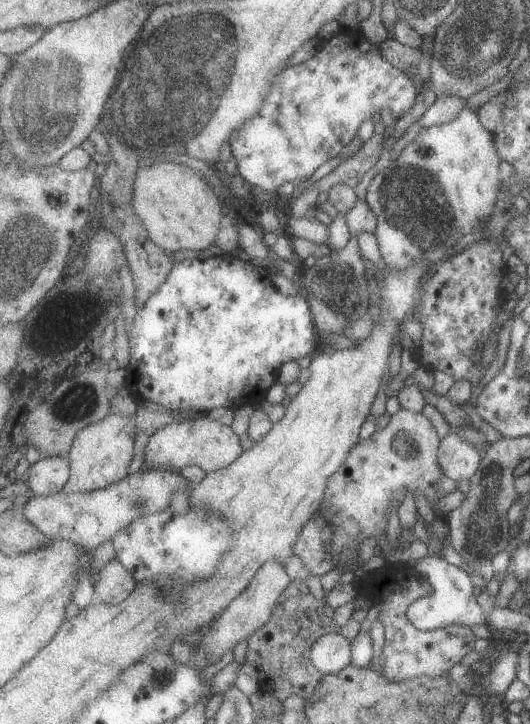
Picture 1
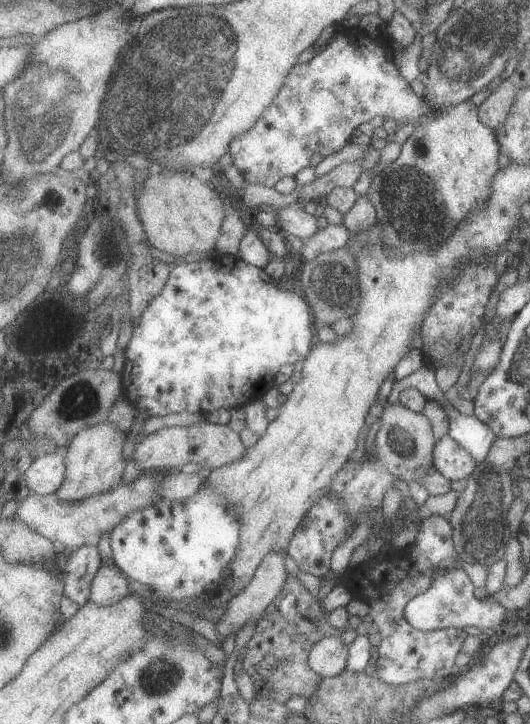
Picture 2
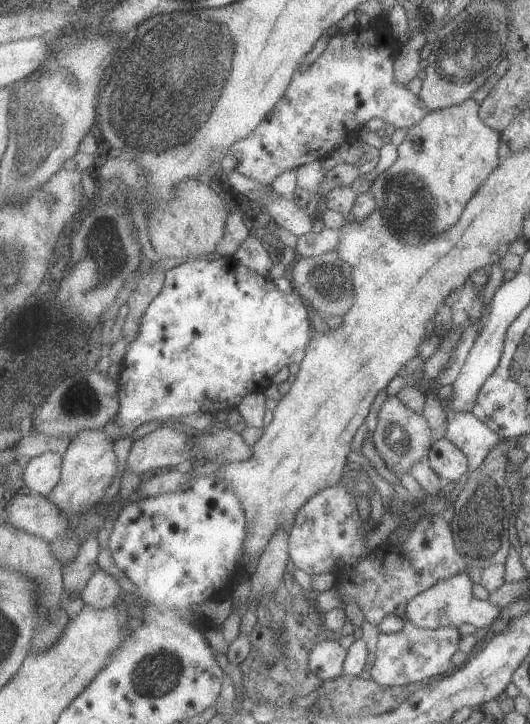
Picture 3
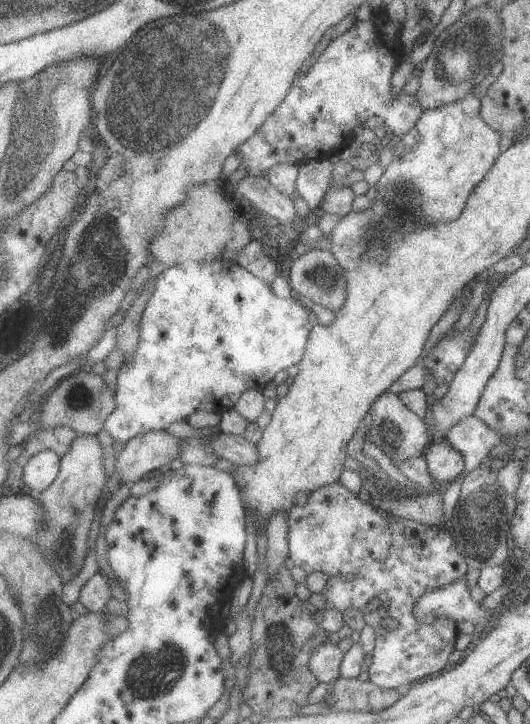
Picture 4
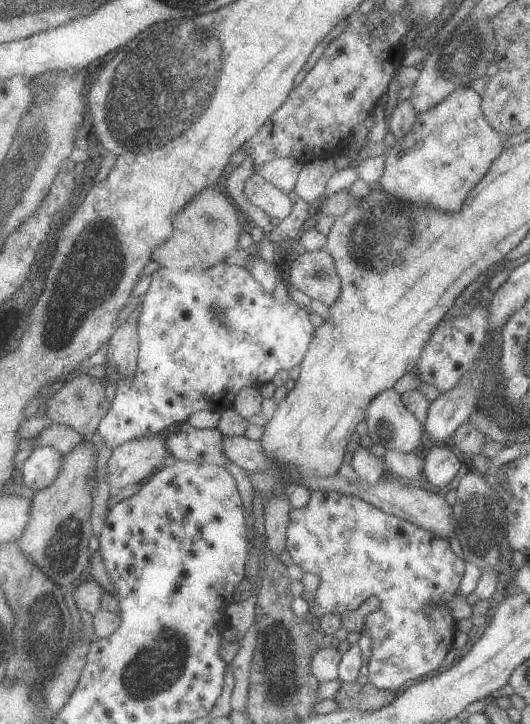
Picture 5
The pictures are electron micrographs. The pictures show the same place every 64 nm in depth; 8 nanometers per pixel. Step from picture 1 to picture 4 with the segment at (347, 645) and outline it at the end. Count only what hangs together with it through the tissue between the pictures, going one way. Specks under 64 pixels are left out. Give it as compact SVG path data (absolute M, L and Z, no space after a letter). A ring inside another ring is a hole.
M321 643L311 656L310 667L321 683L331 683L342 676L341 664L344 658L345 653L337 644Z

